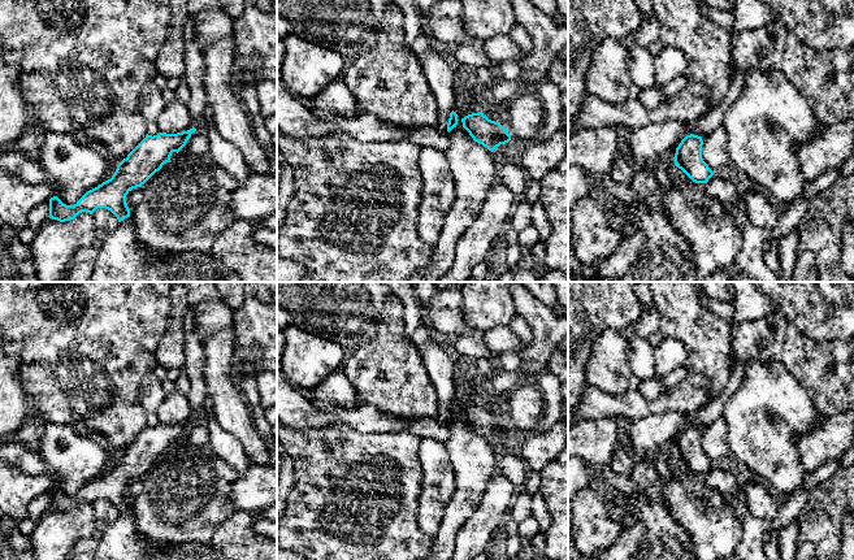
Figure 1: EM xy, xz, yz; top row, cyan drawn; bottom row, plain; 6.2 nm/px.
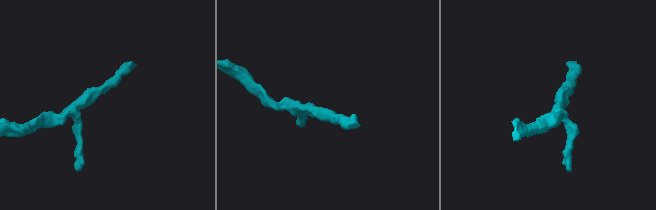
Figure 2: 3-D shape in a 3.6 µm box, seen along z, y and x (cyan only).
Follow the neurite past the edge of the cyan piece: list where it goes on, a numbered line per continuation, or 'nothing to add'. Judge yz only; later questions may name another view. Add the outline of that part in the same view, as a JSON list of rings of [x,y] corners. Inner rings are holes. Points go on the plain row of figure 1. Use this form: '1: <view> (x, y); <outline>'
nothing to add

